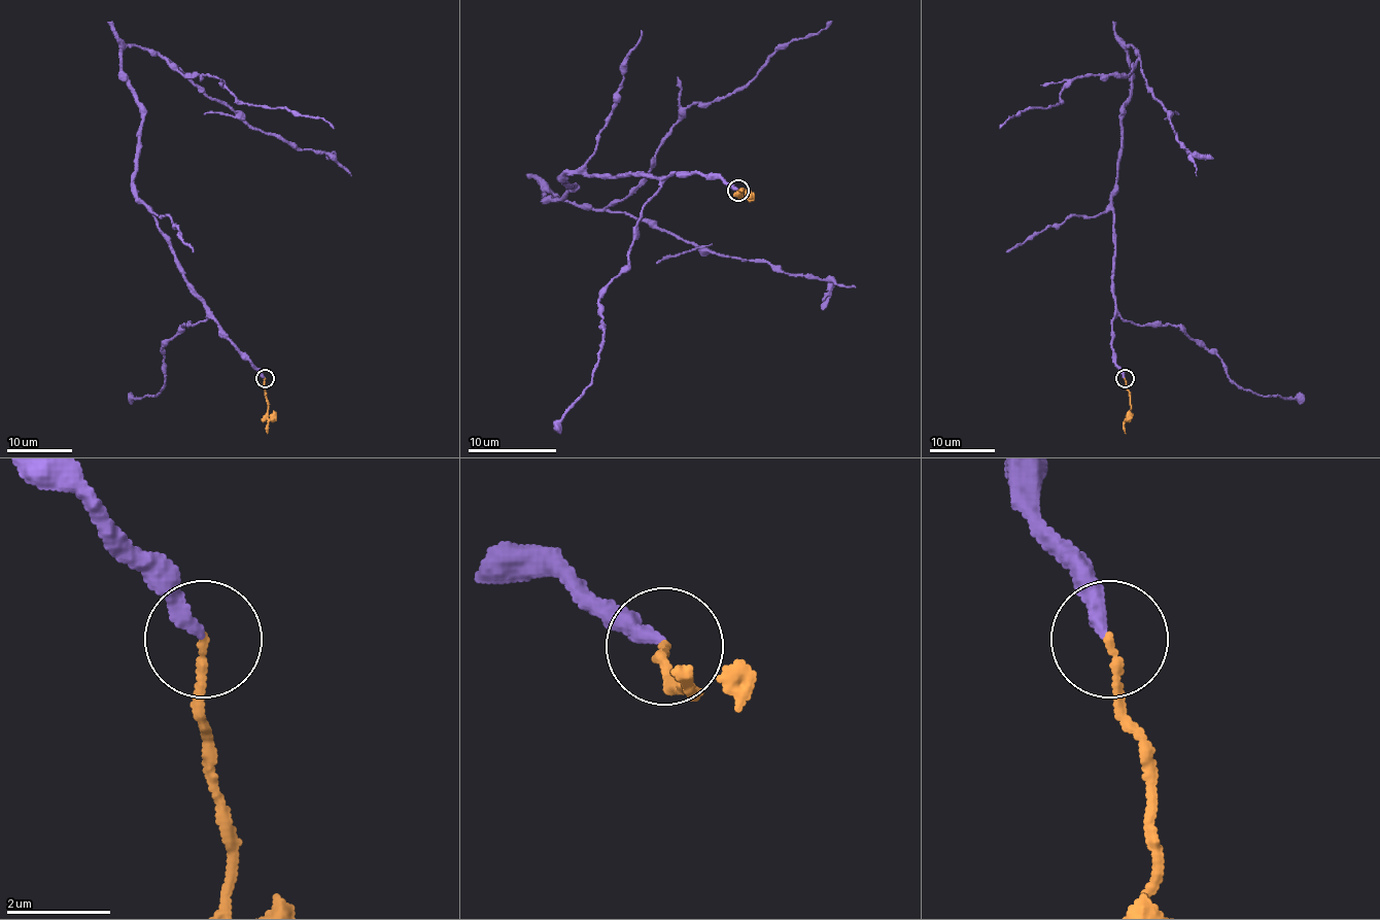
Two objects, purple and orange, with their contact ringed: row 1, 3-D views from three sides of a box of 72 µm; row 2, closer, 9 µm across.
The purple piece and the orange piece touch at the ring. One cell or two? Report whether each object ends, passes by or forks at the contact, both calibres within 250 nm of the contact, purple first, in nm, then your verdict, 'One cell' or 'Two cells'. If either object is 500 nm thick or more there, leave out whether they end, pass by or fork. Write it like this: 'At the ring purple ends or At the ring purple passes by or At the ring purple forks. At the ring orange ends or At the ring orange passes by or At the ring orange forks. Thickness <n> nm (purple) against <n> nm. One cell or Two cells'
At the ring purple ends. At the ring orange ends. Thickness 280 nm (purple) against 140 nm. Two cells

